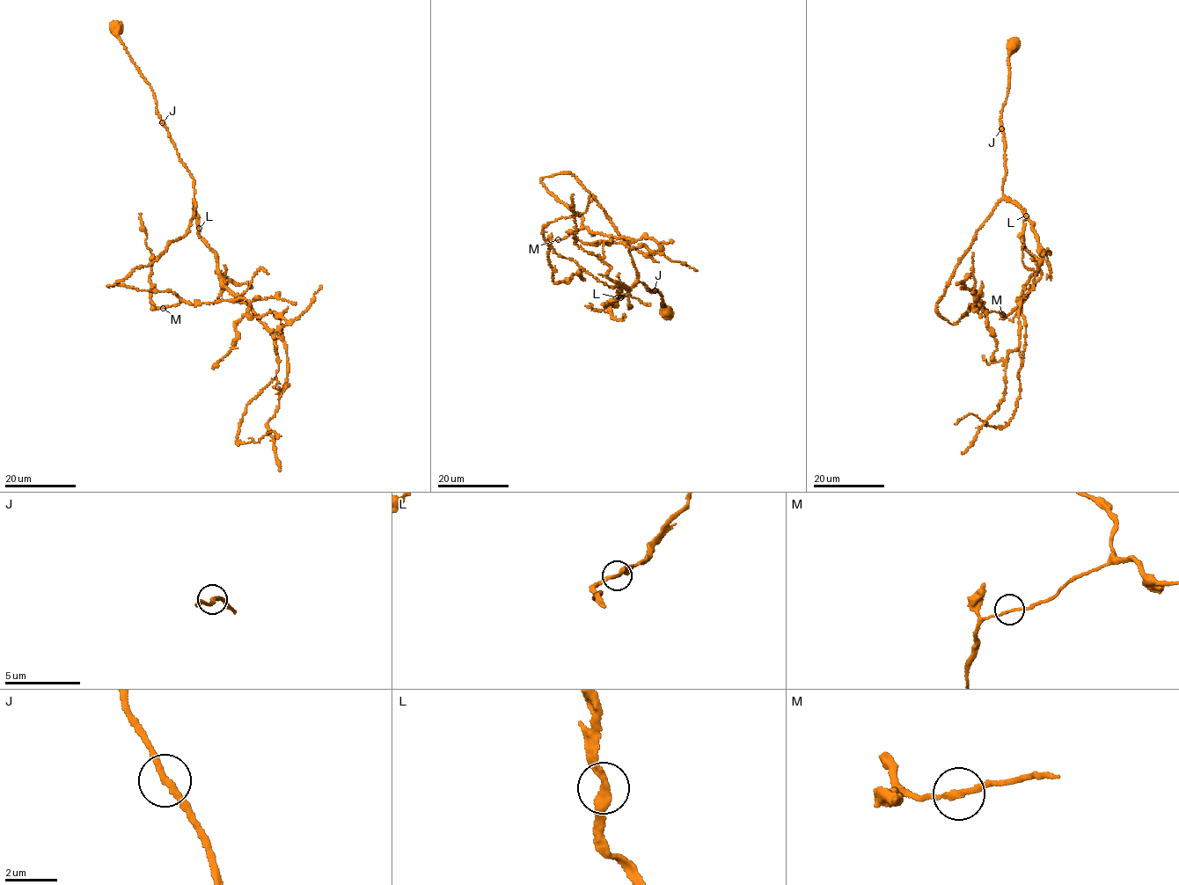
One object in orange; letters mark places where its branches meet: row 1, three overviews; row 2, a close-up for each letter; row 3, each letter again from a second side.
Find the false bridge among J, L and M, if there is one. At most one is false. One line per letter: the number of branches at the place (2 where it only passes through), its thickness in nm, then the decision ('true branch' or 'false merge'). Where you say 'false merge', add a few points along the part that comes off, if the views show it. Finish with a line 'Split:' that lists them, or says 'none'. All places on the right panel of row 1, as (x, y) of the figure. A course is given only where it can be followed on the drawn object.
J: branches 2; calibre 200 nm; true branch
L: branches 2; calibre 280 nm; true branch
M: branches 2; calibre 160 nm; true branch
Split: none

